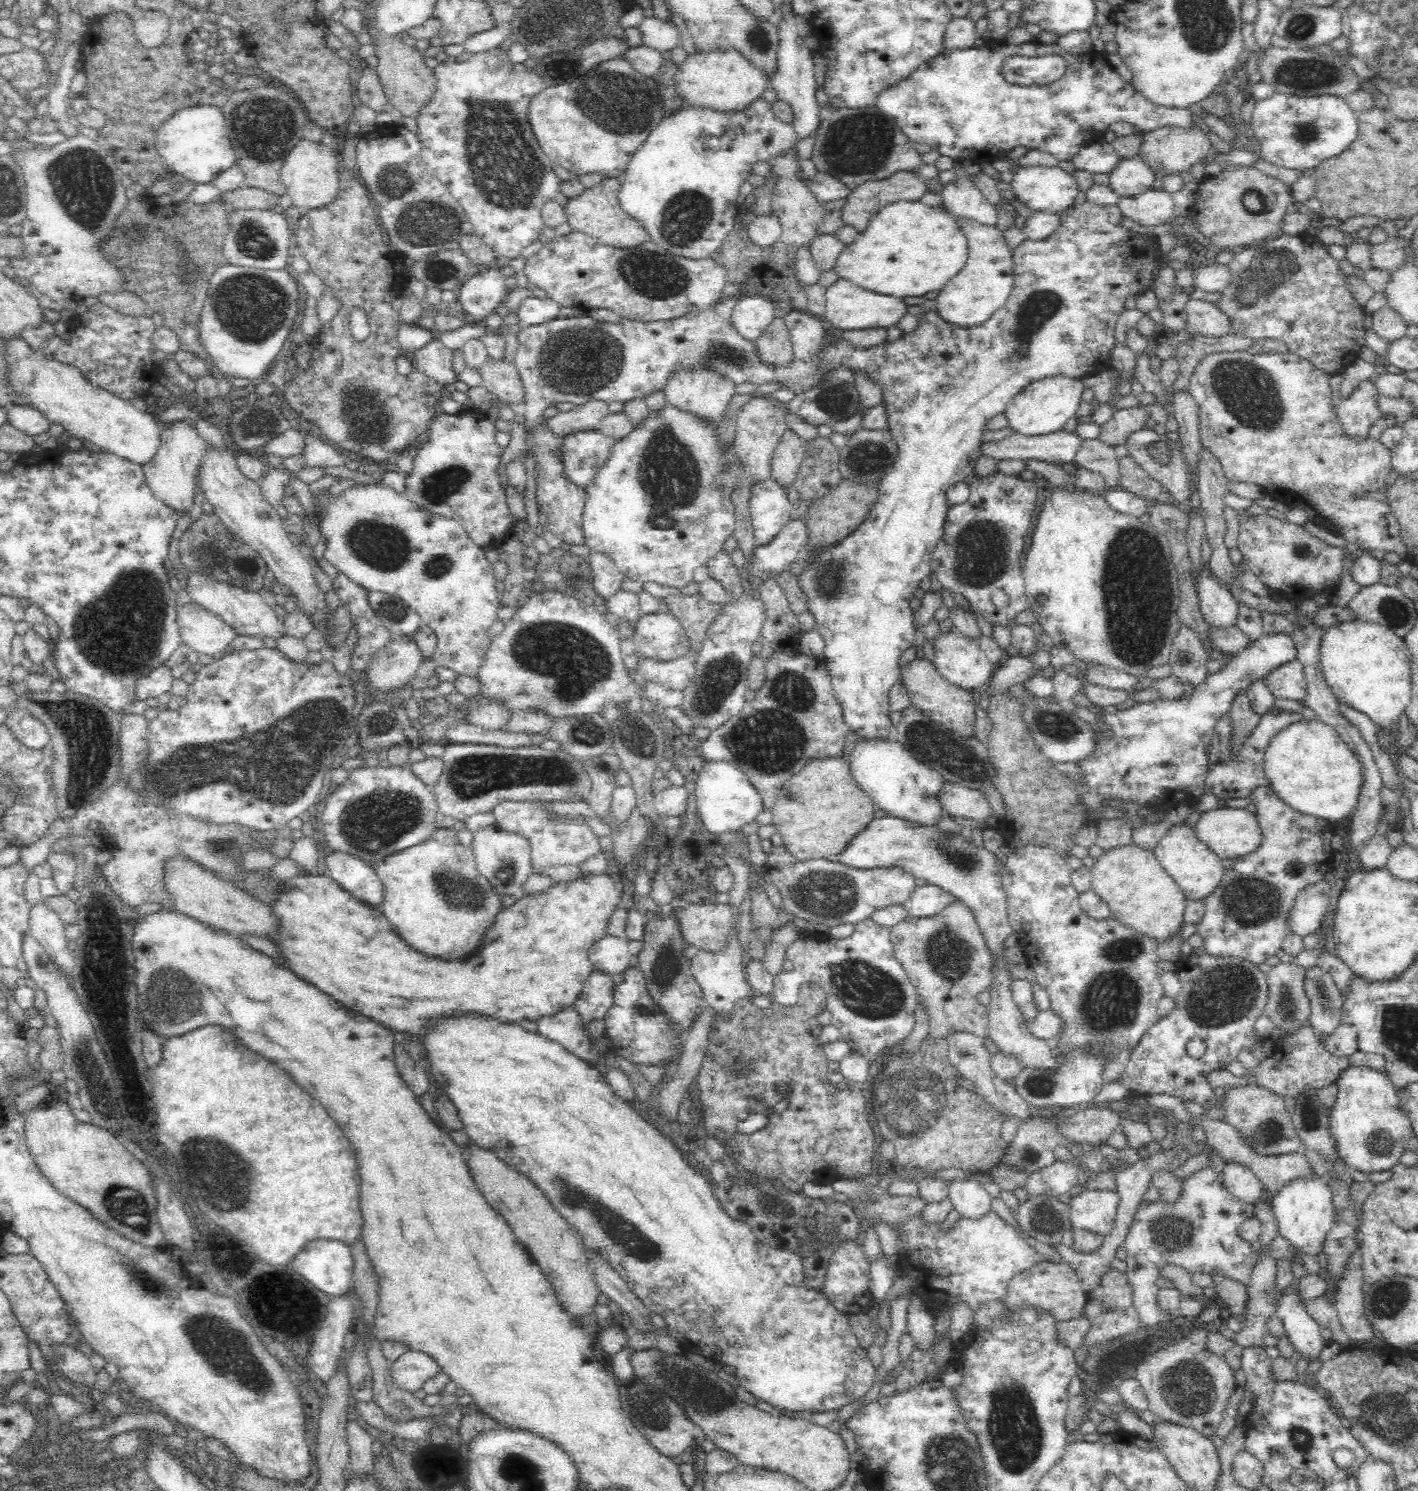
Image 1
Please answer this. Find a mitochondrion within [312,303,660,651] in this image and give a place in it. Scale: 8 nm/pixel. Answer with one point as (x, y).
(579, 360)

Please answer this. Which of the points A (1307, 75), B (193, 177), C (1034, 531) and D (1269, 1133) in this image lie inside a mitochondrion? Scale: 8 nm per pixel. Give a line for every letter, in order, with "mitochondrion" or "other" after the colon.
A: mitochondrion
B: other
C: other
D: mitochondrion

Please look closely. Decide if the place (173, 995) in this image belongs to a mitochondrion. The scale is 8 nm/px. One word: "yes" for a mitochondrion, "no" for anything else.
yes

